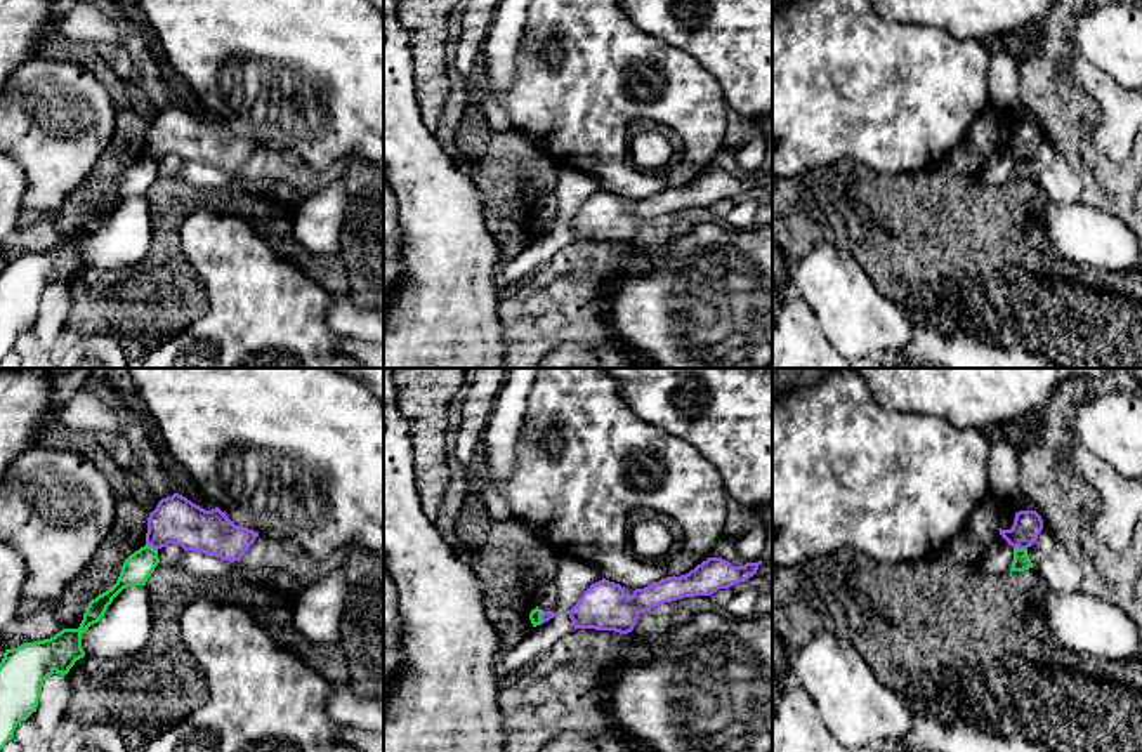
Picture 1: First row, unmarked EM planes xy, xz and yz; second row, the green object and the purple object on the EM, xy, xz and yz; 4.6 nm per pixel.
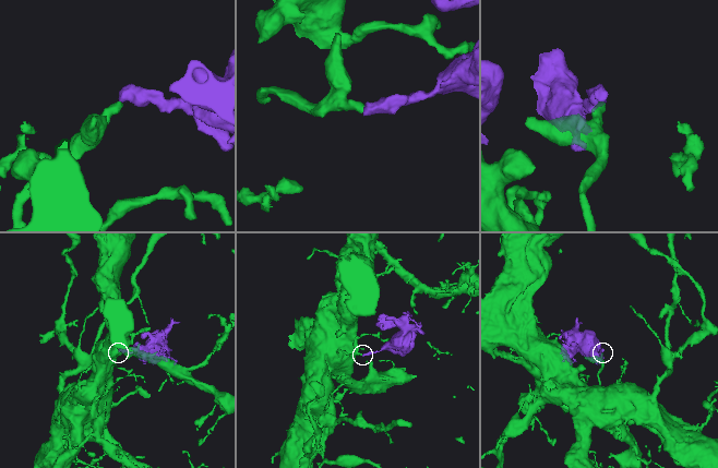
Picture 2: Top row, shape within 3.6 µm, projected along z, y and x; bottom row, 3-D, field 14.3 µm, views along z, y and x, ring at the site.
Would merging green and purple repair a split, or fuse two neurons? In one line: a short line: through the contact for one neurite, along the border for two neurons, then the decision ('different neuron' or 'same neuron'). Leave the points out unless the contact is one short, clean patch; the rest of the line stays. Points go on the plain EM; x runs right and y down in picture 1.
line yz (1014, 157), (1026, 160); different neuron

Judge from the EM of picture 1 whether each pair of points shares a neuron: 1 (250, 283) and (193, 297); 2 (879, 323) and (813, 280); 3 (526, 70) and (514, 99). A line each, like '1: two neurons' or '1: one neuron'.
1: two neurons
2: one neuron
3: one neuron

